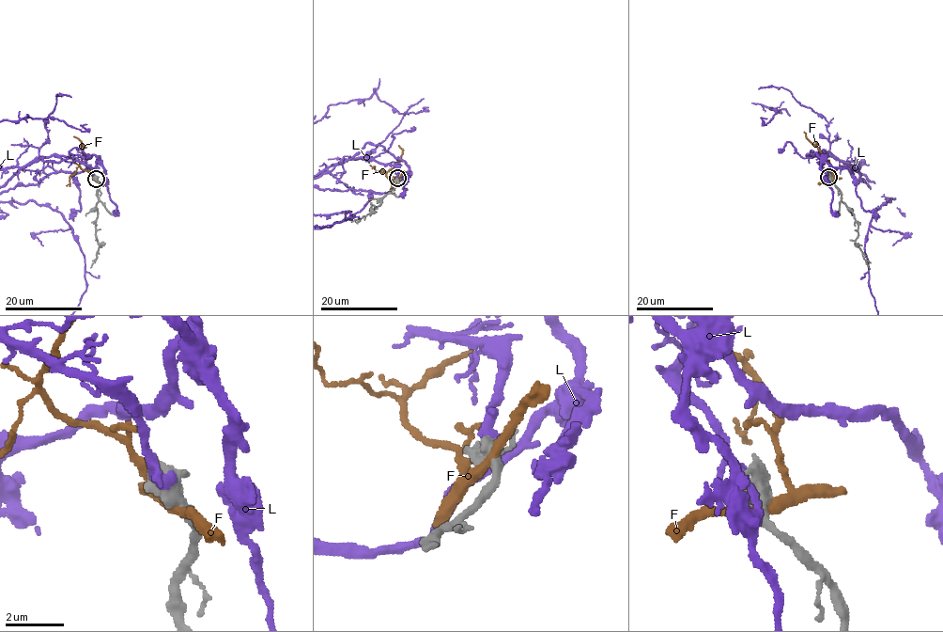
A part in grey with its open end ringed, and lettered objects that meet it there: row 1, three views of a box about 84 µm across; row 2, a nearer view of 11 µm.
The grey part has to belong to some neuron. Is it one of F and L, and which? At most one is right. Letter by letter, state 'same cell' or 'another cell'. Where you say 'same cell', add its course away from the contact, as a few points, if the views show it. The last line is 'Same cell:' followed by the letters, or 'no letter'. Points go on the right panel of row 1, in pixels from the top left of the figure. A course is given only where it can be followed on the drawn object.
F: another cell
L: same cell
Same cell: L

